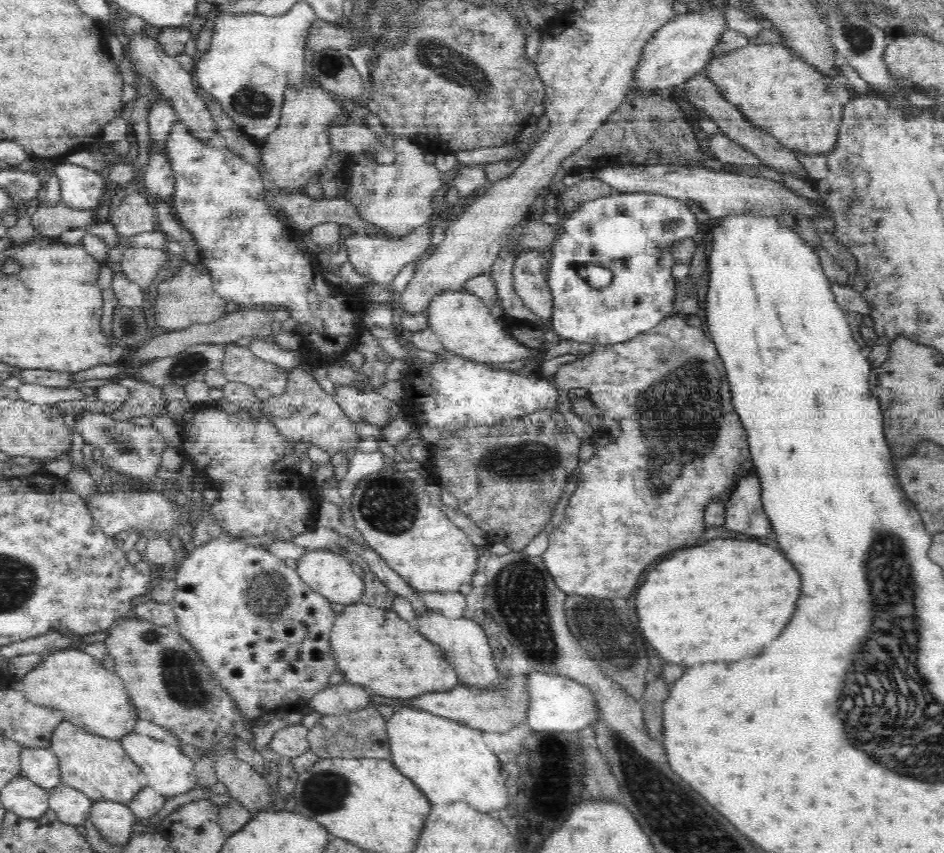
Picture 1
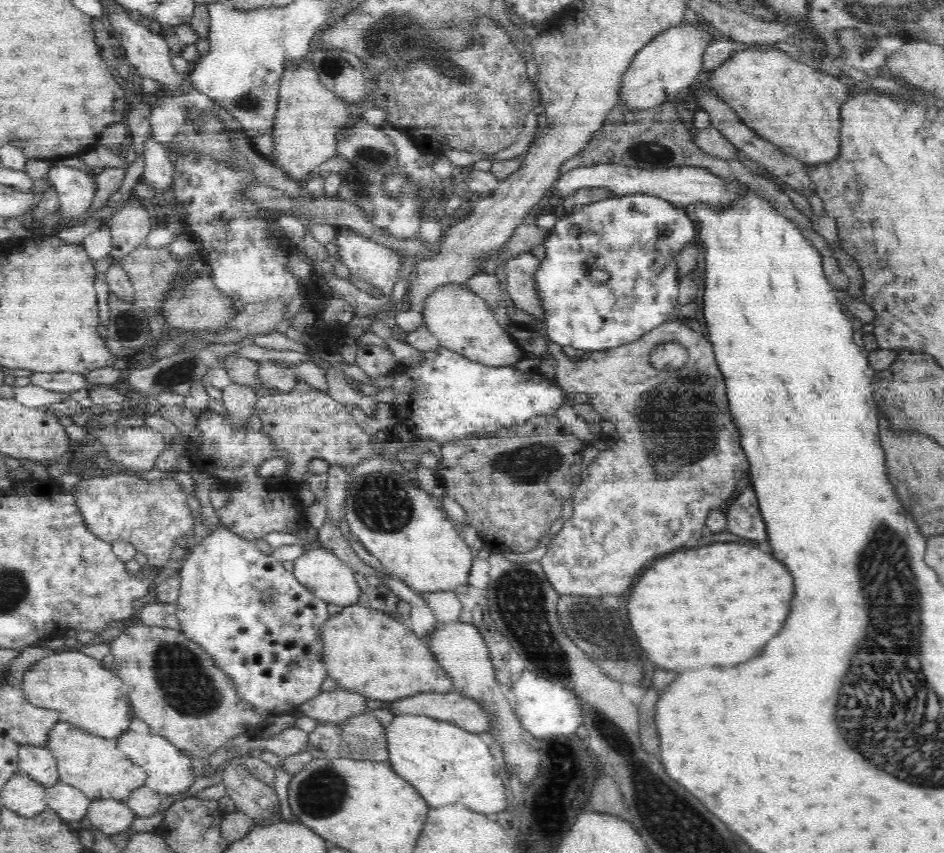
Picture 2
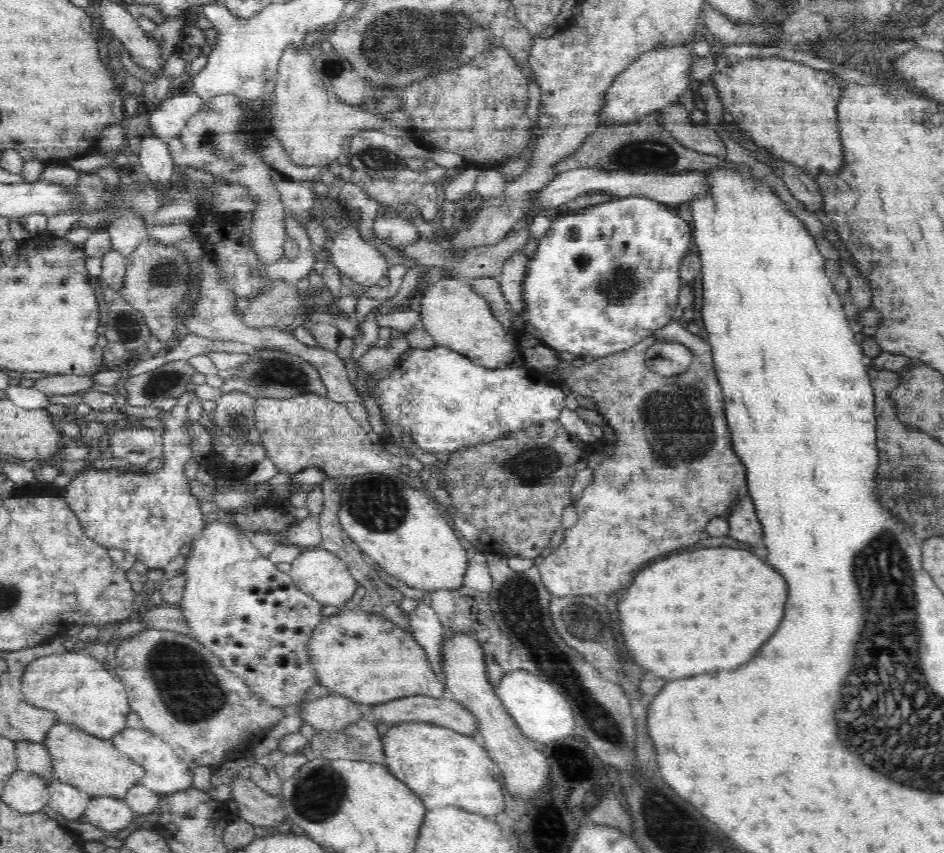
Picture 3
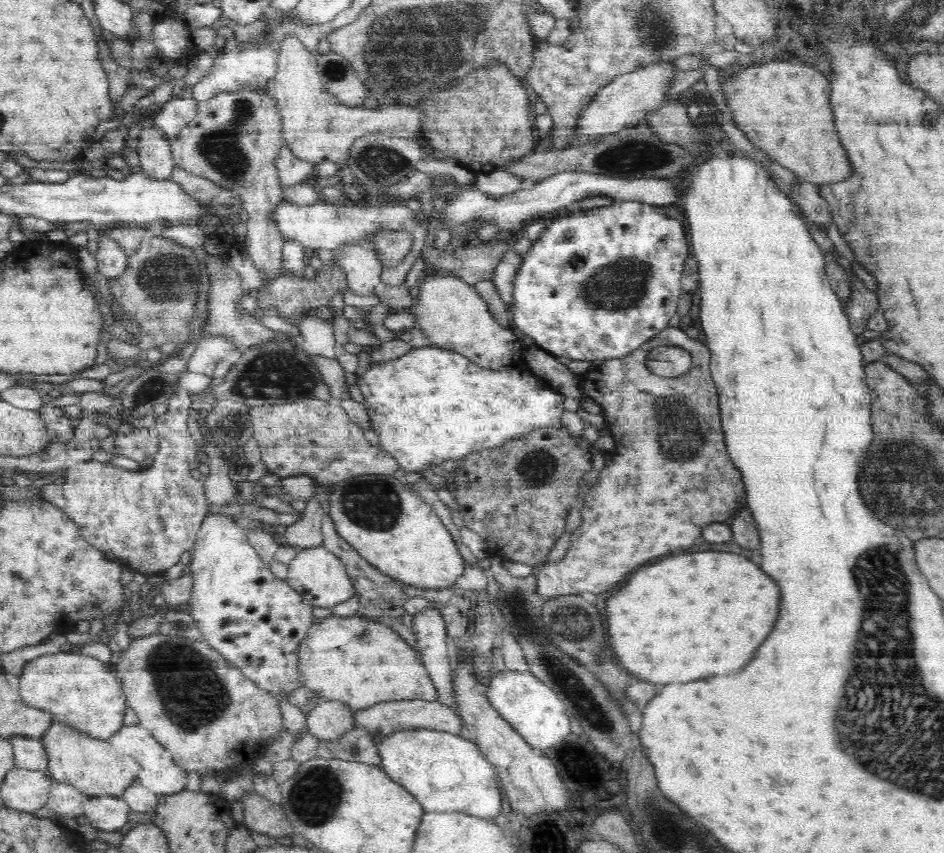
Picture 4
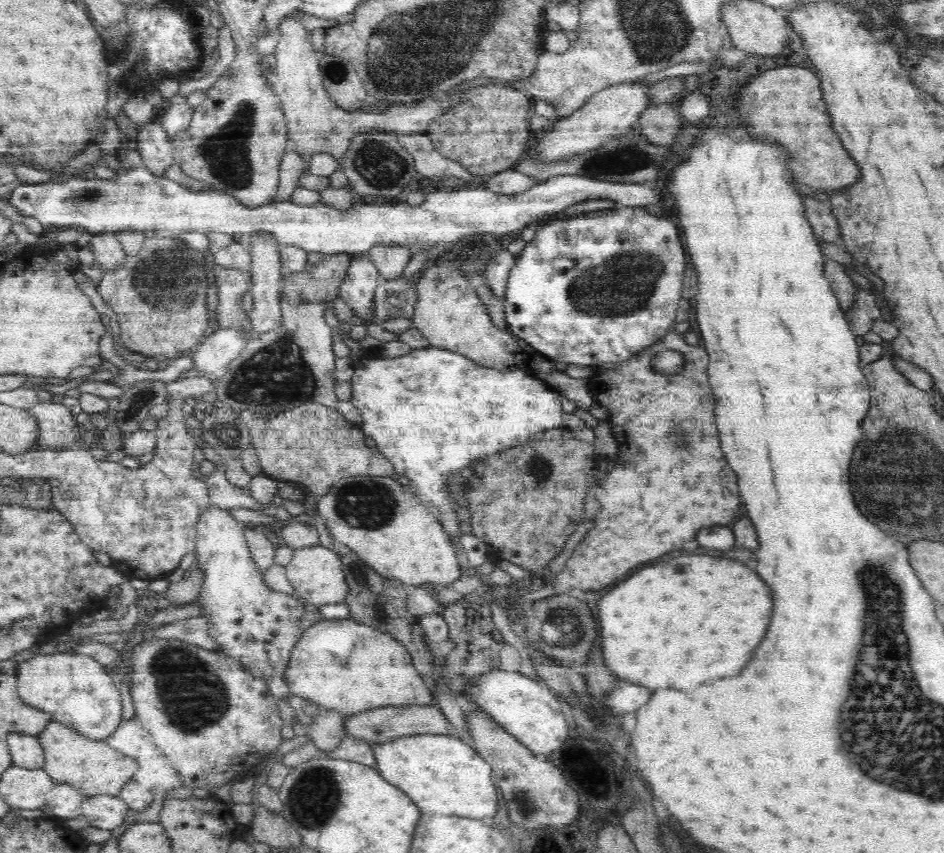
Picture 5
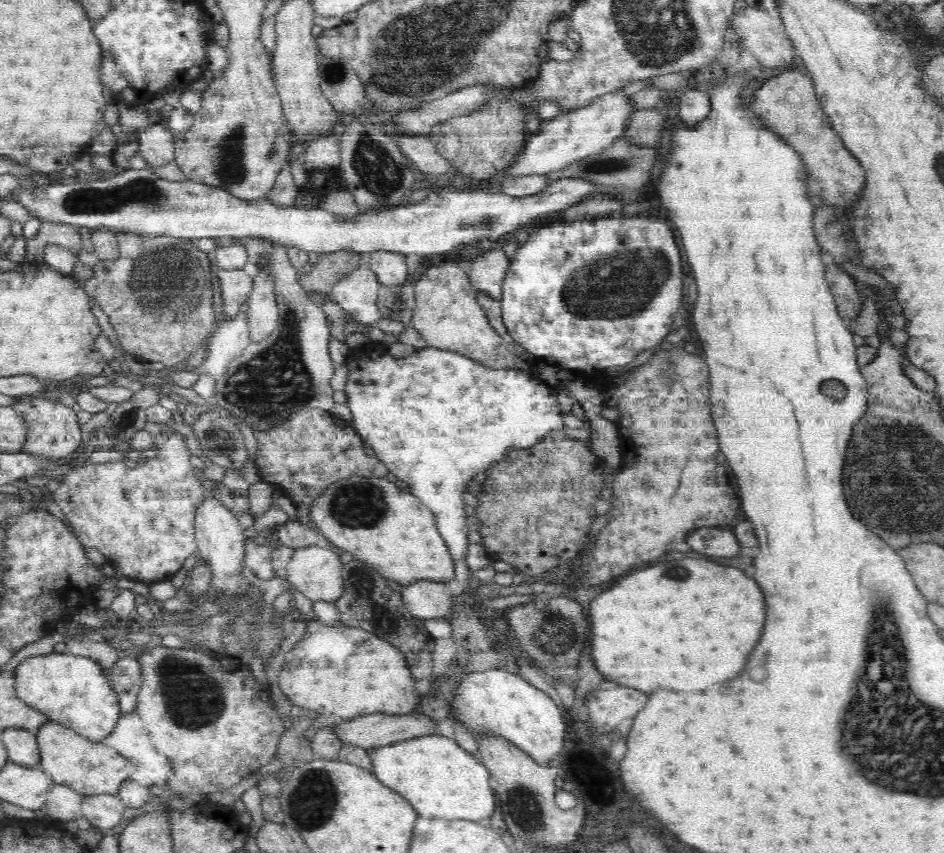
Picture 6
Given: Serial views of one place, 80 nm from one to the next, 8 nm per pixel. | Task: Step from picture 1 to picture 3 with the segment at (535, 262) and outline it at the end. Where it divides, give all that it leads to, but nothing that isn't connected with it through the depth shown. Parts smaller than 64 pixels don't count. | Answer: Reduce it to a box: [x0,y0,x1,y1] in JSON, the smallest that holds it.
[498,252,529,315]

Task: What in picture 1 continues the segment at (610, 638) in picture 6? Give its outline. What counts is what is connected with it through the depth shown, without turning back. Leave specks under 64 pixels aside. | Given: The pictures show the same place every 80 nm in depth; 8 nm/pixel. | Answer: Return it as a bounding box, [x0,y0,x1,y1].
[634,538,800,666]

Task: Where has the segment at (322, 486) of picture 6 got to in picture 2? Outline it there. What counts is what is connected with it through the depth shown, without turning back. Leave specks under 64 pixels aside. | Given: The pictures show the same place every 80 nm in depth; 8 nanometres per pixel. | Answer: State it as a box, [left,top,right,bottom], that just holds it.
[254,382,376,483]

